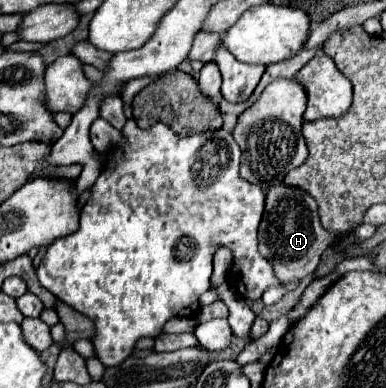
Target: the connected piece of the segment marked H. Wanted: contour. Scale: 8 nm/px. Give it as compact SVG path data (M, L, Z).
M286 182L268 188L264 218L258 228L258 248L260 254L272 264L274 274L282 284L290 284L294 280L304 280L306 276L310 276L316 270L322 252L334 242L336 236L338 234L326 230L320 224L318 204L308 192Z

